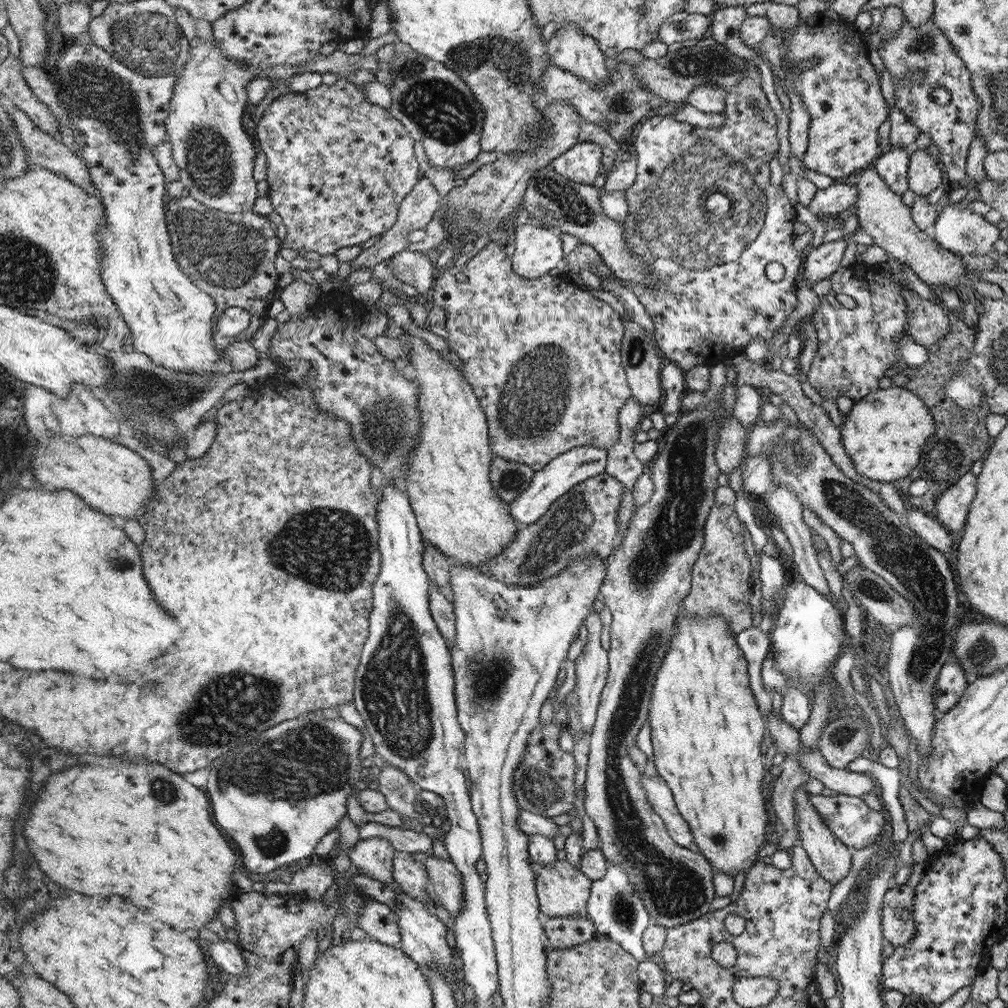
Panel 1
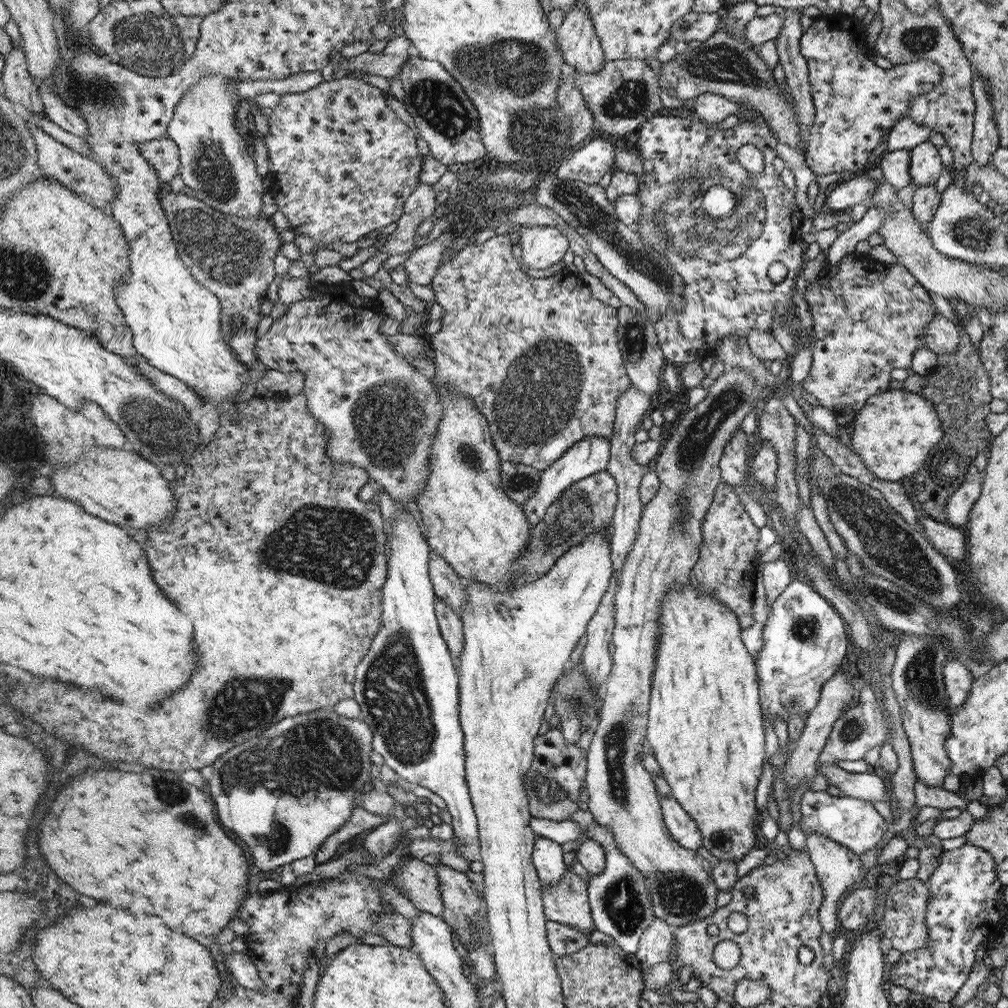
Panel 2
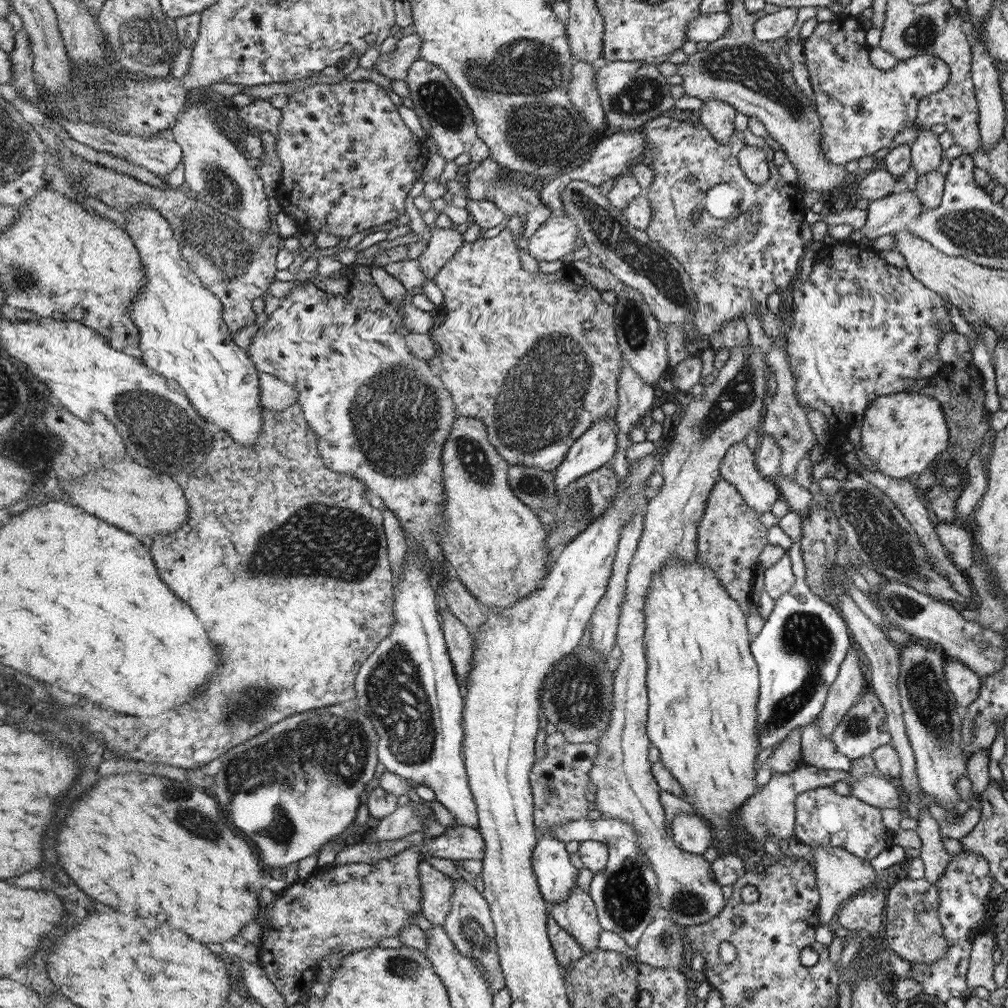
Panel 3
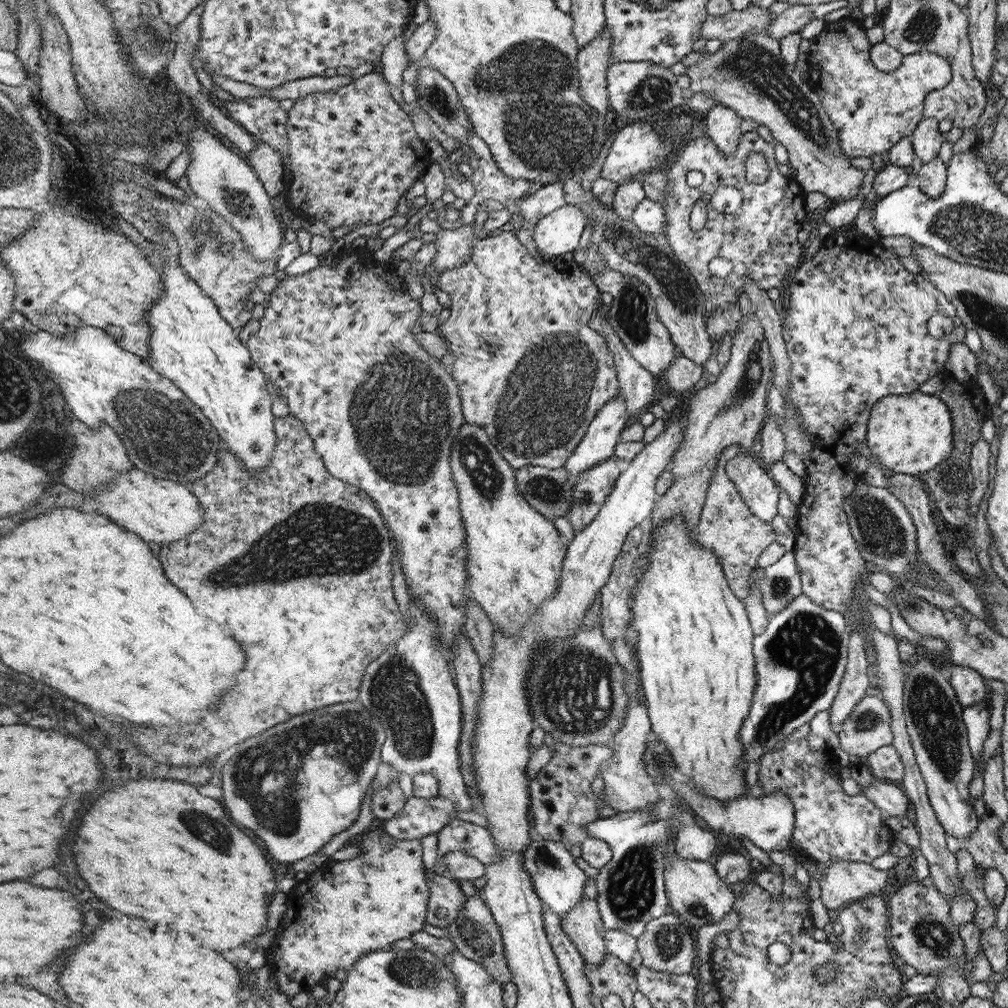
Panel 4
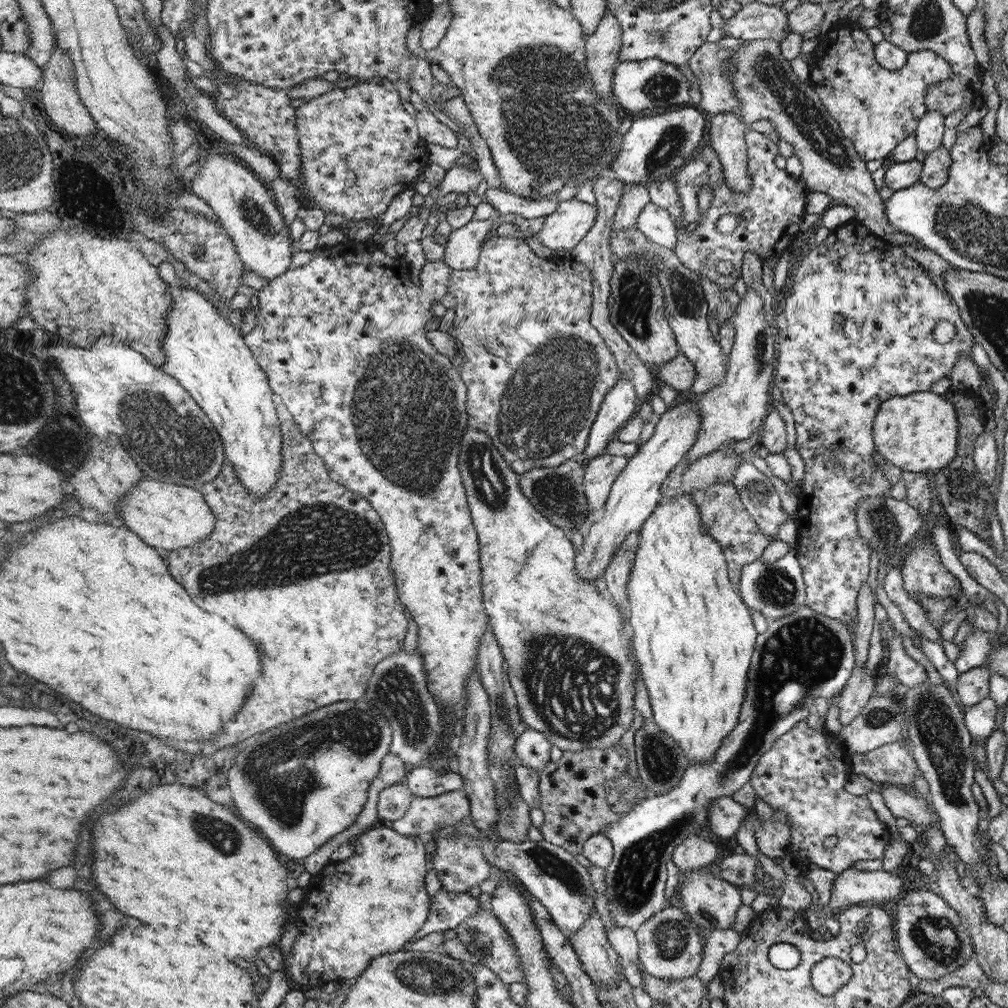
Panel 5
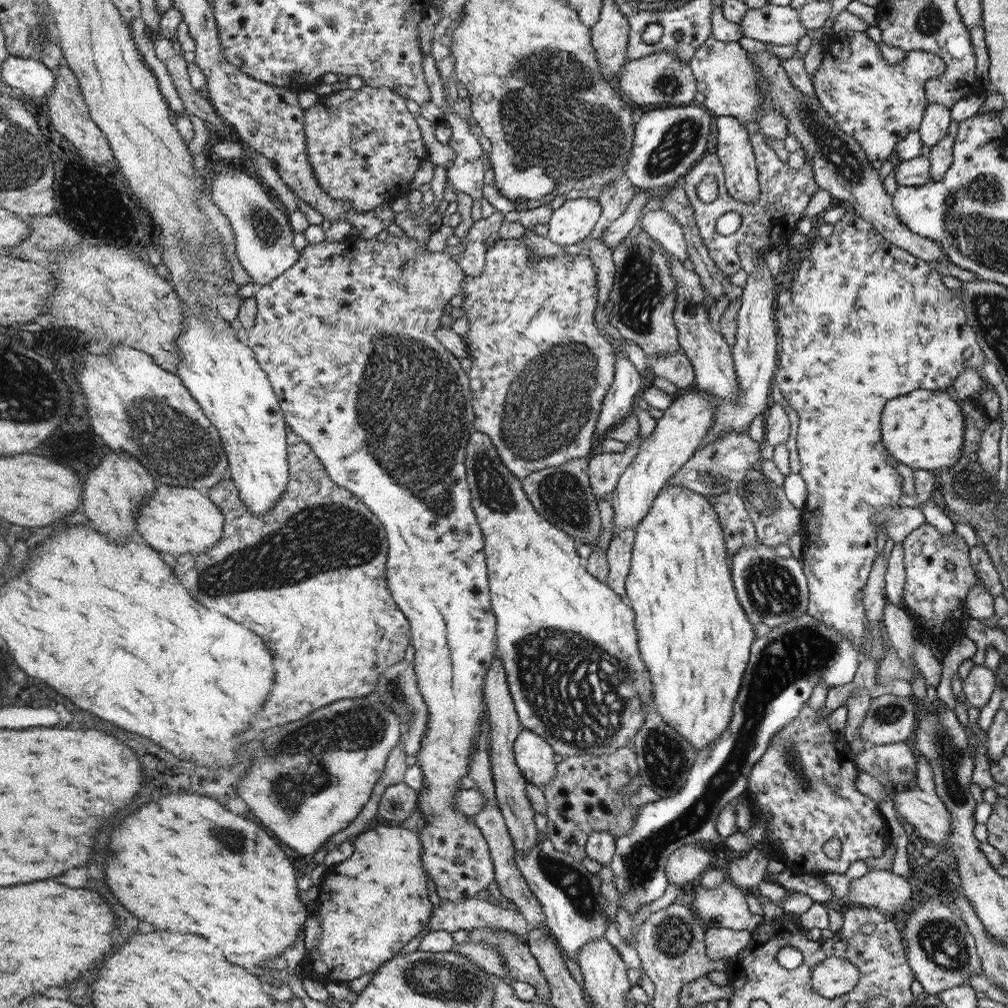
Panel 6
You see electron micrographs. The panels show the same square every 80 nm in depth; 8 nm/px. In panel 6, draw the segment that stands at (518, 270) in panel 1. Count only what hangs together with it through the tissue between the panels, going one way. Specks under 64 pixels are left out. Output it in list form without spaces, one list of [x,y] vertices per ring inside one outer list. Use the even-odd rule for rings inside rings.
[[[580,197],[566,200],[558,210],[553,211],[546,238],[560,248],[584,240],[601,218],[601,209],[601,203],[595,199]]]

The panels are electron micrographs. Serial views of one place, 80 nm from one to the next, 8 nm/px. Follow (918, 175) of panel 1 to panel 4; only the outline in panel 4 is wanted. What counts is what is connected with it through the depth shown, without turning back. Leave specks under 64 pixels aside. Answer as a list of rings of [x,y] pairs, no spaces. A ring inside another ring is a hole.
[[[935,118],[921,119],[911,134],[915,156],[924,164],[938,157],[944,134],[940,133],[939,122]]]

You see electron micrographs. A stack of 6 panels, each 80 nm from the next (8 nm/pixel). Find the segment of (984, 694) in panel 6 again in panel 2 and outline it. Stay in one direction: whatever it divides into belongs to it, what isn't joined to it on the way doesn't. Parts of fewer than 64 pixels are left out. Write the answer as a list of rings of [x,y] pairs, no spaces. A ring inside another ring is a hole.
[[[950,661],[943,668],[945,689],[949,698],[949,707],[962,706],[970,696],[975,681],[970,669],[959,661]]]

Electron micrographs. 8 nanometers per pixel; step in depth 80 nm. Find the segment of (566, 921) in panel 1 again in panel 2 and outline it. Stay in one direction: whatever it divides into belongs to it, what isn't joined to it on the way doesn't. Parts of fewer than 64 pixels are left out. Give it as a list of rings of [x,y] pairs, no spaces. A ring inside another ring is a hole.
[[[555,921],[546,923],[546,930],[549,930],[550,946],[558,956],[574,954],[590,943],[590,935]]]

